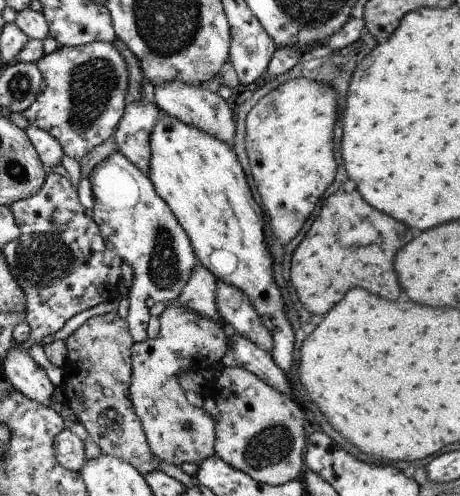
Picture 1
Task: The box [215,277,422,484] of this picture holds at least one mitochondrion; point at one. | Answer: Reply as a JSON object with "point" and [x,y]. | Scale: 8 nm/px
{"point":[261,460]}

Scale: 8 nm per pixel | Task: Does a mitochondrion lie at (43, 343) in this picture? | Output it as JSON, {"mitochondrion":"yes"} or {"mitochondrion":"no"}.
{"mitochondrion":"no"}

